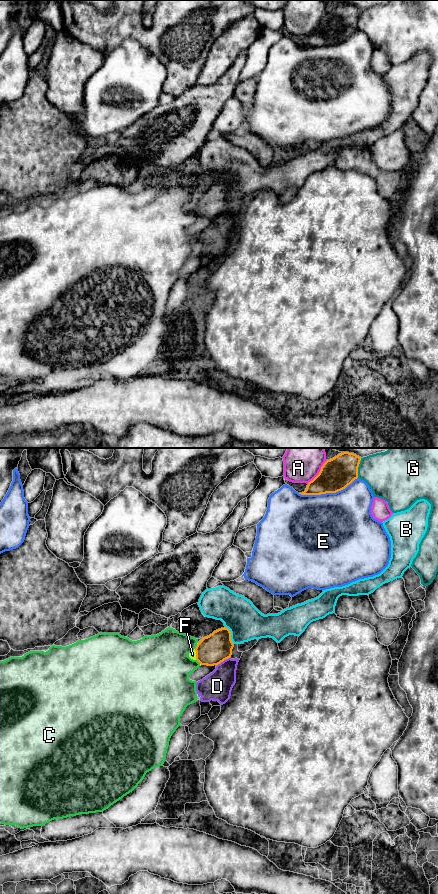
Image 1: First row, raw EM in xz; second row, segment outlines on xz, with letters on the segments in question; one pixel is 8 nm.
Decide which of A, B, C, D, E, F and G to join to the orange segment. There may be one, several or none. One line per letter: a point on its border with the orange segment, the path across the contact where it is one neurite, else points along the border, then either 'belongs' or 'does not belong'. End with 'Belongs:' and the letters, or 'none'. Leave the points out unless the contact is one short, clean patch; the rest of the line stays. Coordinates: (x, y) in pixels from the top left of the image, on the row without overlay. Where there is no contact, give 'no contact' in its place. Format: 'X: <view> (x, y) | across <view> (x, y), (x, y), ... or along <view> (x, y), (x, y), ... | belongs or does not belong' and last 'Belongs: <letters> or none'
A: xz (319, 24) | does not belong
B: xz (230, 187) | does not belong
C: xz (196, 198) | does not belong
D: xz (222, 213) | along xz (229, 209), (216, 218) | does not belong
E: xz (327, 44) | does not belong
F: xz (196, 206) | across xz (212, 202), (196, 206), (192, 206) | belongs
G: xz (357, 20) | does not belong
Belongs: F

